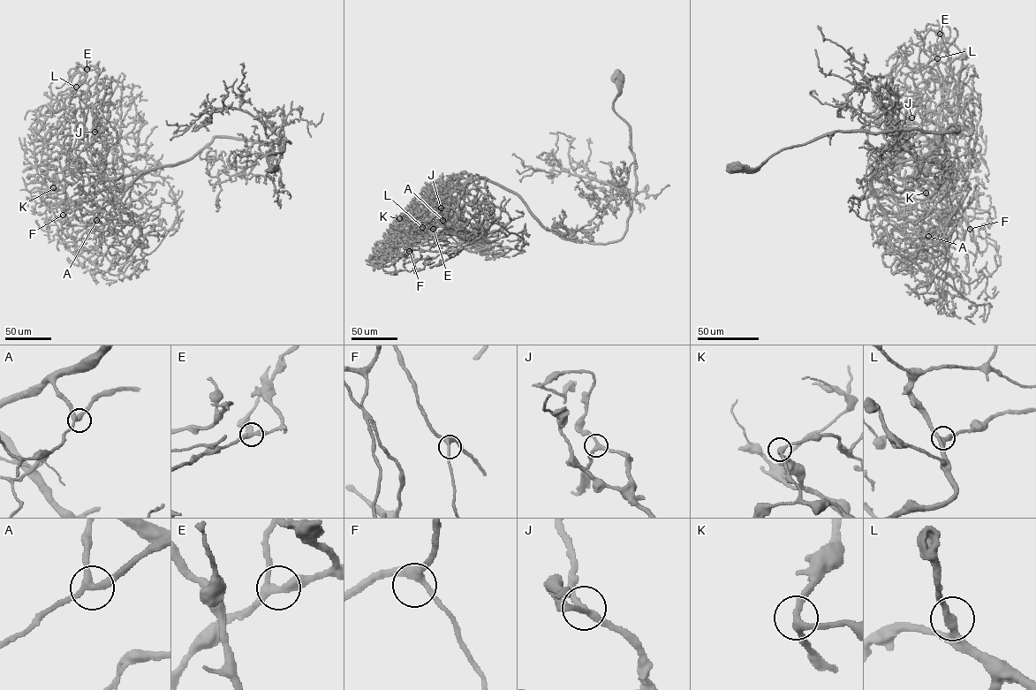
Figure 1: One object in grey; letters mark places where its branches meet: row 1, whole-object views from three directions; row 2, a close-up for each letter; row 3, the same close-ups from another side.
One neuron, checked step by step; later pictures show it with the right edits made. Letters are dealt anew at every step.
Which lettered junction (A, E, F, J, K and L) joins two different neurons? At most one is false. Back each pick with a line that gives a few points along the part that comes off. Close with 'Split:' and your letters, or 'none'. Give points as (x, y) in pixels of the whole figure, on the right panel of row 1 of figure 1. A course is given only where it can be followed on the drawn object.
Split: none

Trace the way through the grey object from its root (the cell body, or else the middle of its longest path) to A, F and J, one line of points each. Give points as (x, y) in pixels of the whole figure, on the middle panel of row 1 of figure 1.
A: (620, 76), (613, 109), (629, 127), (636, 178), (620, 239), (563, 239), (485, 178), (459, 193), (442, 220)
F: (620, 76), (613, 109), (629, 127), (636, 178), (620, 239), (563, 239), (480, 178), (450, 193), (409, 251)
J: (620, 76), (620, 239), (563, 239), (485, 179), (437, 199), (433, 237), (441, 208)

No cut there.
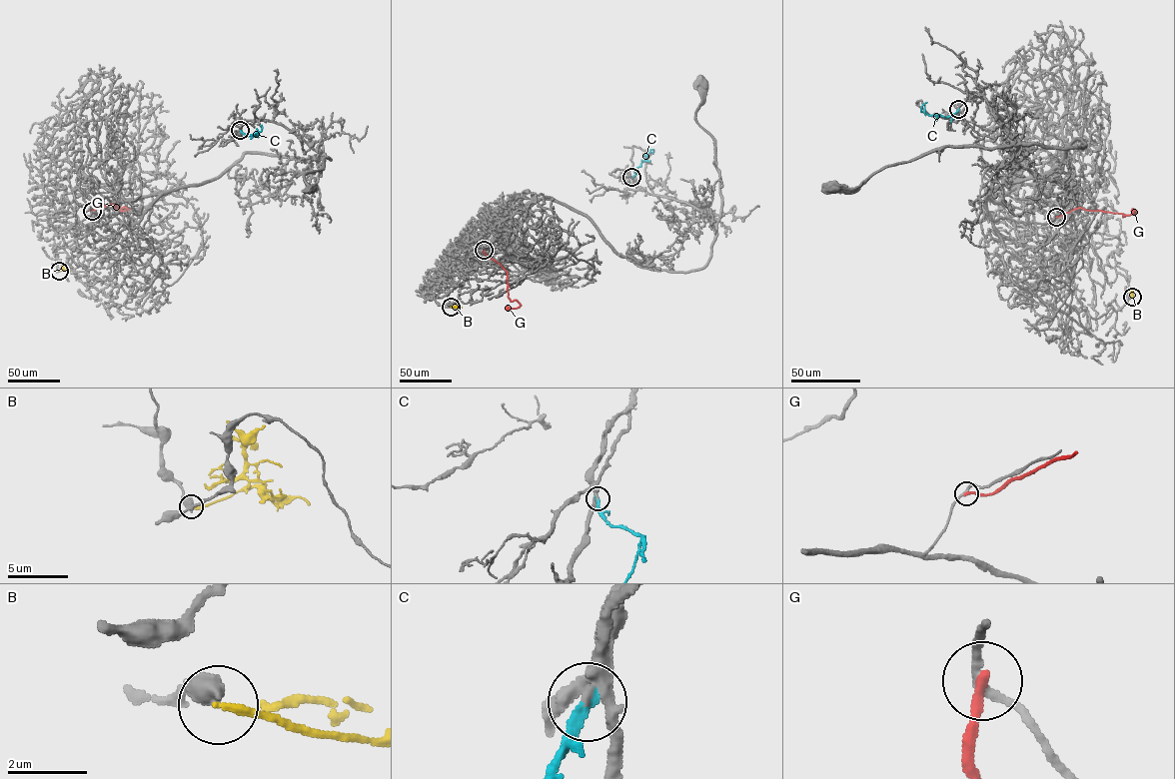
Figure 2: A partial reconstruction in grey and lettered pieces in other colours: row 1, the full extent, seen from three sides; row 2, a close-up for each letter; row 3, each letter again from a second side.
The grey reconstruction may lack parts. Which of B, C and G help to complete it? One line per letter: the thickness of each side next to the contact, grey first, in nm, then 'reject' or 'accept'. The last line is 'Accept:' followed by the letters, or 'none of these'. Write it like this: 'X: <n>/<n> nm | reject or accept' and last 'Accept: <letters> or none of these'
B: 600/220 nm | reject
C: 280/280 nm | accept
G: 200/280 nm | reject
Accept: C

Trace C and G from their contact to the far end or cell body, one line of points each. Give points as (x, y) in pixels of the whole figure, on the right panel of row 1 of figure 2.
C: (958, 109), (946, 118), (928, 115), (921, 111), (926, 102)
G: (1056, 217), (1080, 207), (1123, 214), (1122, 217), (1133, 211)

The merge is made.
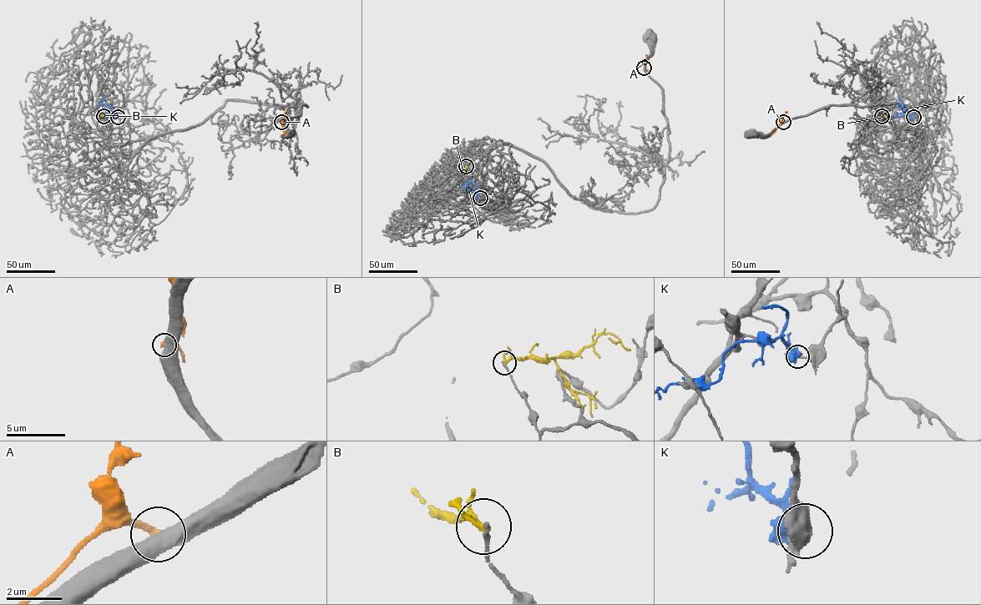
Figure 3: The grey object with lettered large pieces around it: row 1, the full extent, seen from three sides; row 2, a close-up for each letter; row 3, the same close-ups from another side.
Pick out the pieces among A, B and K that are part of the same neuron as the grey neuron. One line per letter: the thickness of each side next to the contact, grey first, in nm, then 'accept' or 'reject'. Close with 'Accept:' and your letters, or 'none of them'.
A: 550 nm thick on the grey side, 280 nm on the other; reject
B: 140 nm thick on the grey side, 140 nm on the other; reject
K: 170 nm thick on the grey side, 360 nm on the other; reject
Accept: none of them

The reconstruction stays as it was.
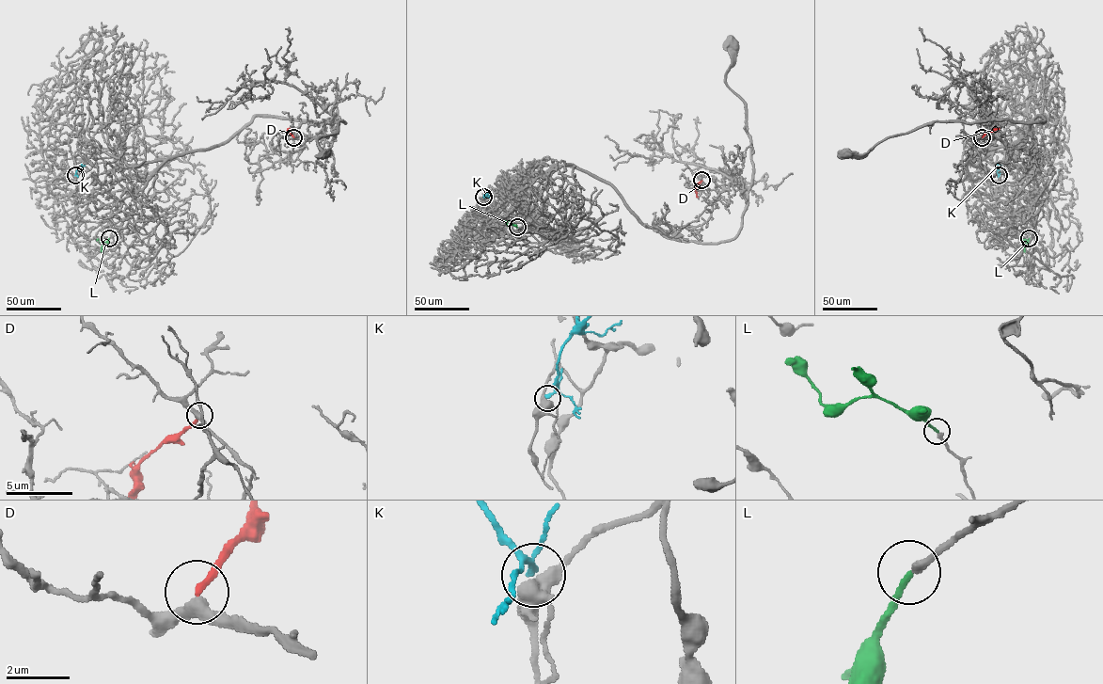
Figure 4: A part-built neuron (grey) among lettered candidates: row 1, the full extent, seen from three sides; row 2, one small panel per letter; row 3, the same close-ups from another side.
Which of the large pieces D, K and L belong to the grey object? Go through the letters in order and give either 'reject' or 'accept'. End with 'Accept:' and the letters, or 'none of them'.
D: reject
K: reject
L: accept
Accept: L

